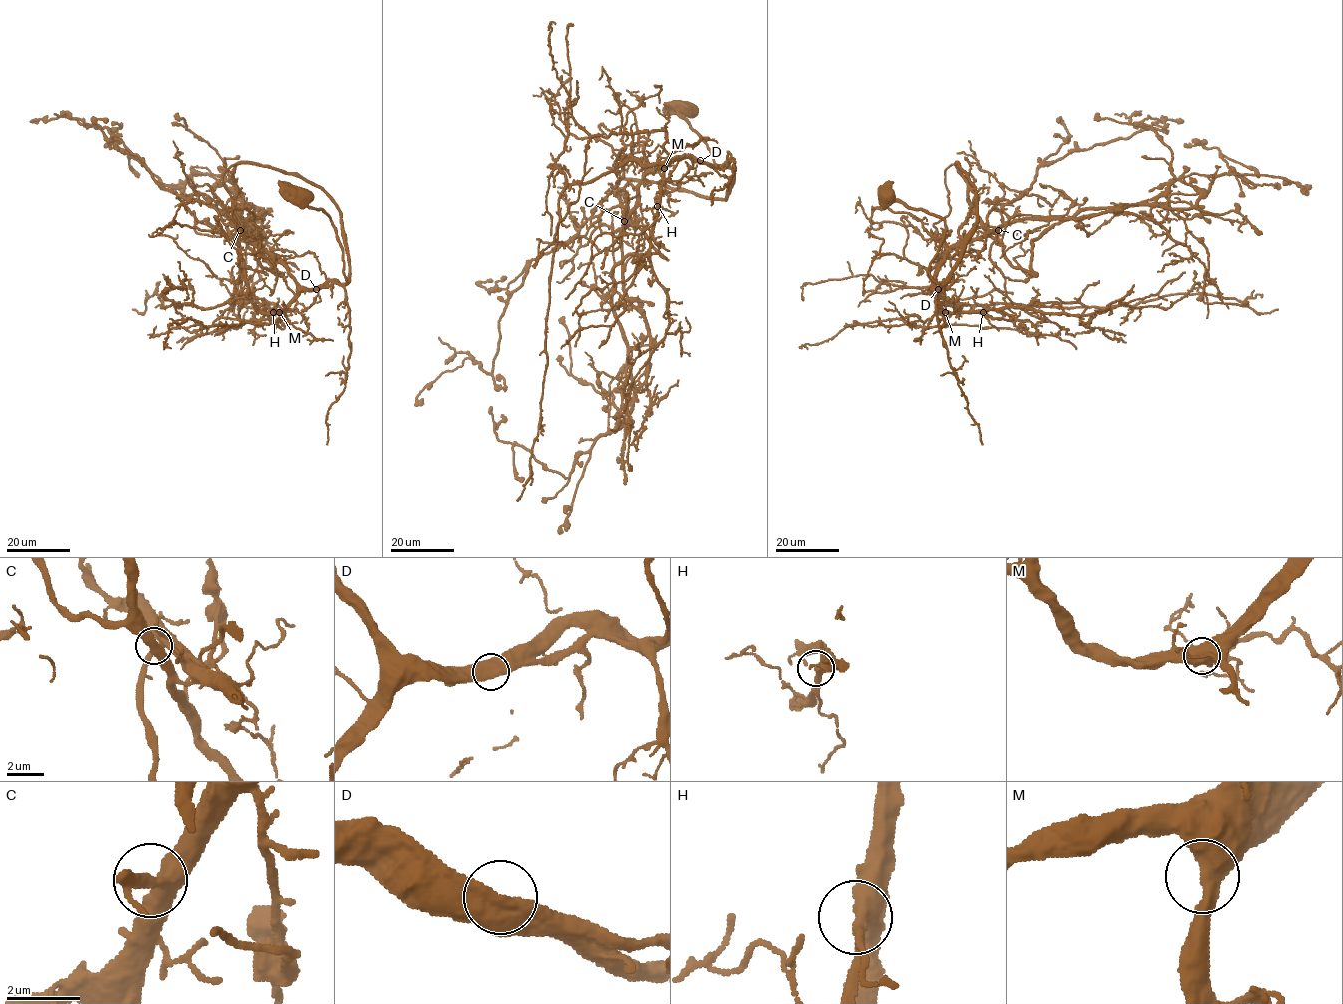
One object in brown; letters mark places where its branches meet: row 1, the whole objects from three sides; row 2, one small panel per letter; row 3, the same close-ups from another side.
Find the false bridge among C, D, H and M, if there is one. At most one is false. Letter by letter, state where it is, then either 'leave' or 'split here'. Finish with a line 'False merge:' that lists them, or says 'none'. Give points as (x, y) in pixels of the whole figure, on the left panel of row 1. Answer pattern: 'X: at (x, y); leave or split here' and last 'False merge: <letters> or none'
C: at (240, 230); leave
D: at (316, 289); leave
H: at (273, 312); leave
M: at (279, 312); leave
False merge: none

